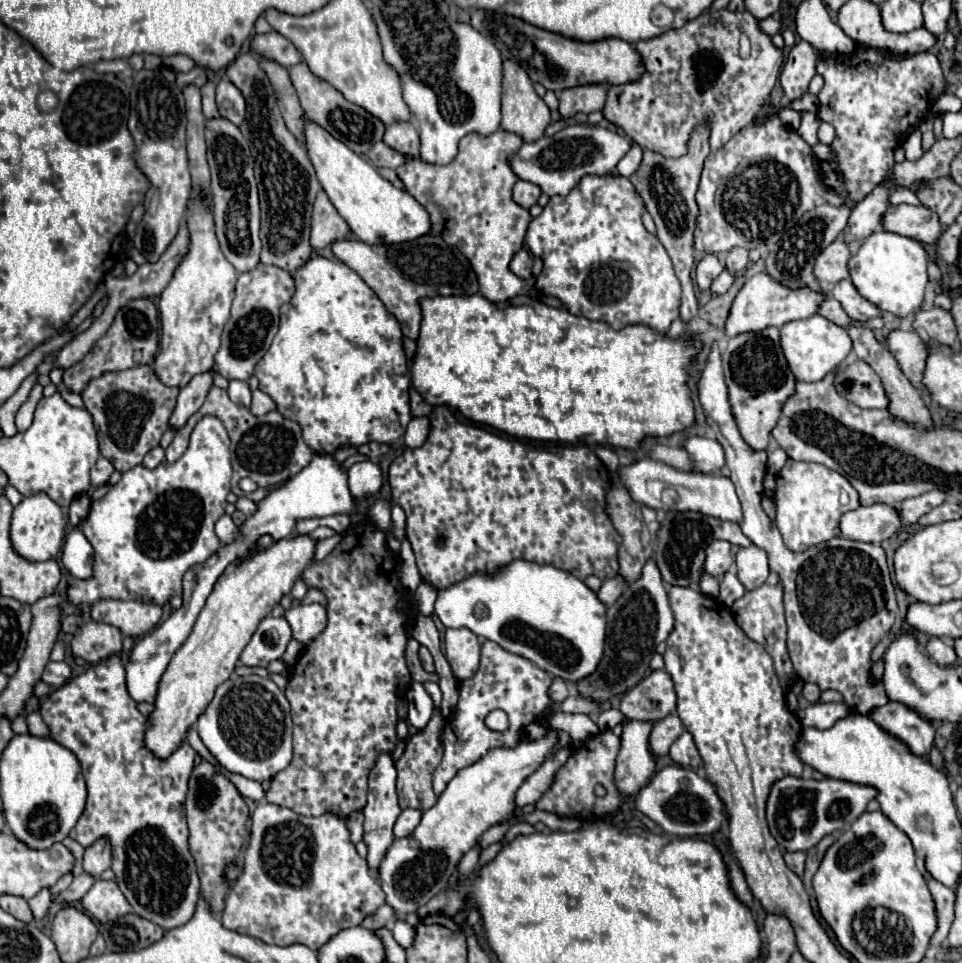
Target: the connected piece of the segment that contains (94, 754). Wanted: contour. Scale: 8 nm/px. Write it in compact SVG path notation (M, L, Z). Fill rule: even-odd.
M112 654L106 660L90 666L84 674L50 692L40 706L40 714L50 728L50 738L72 750L80 760L88 788L86 808L78 824L72 828L70 836L82 846L90 846L100 836L106 836L110 840L116 884L138 916L162 926L164 930L186 924L194 914L200 892L196 864L188 850L188 826L184 816L188 778L196 758L194 748L184 740L178 750L162 760L144 746L148 716L140 714L136 702L126 690L124 666L118 654Z

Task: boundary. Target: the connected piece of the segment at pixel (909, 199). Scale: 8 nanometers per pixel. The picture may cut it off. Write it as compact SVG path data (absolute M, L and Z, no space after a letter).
M902 188L902 190L896 190L896 192L892 192L892 196L890 196L890 202L892 202L894 206L898 206L898 204L914 204L914 206L922 204L922 202L918 200L918 196L916 196L912 190L908 190L908 188Z

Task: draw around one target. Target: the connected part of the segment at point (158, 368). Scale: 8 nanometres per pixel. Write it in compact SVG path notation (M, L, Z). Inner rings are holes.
M204 194L192 196L190 212L186 216L190 245L186 256L180 260L170 284L160 296L160 324L162 340L160 352L154 360L154 372L166 386L184 388L192 376L202 374L214 366L214 356L220 348L220 334L230 318L230 308L234 300L234 284L238 272L222 256L214 216L206 204Z

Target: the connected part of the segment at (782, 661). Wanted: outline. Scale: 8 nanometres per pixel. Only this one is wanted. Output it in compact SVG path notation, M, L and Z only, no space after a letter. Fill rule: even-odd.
M772 572L768 576L768 580L746 592L740 600L736 600L732 604L732 616L736 620L736 624L744 630L744 634L762 644L766 648L766 652L770 654L772 662L774 662L774 670L776 670L776 676L780 678L780 684L784 686L784 690L790 690L788 682L790 678L794 678L794 668L792 668L792 662L790 662L790 656L788 656L788 650L786 650L786 622L784 622L784 606L782 606L782 586L780 586L780 578Z

